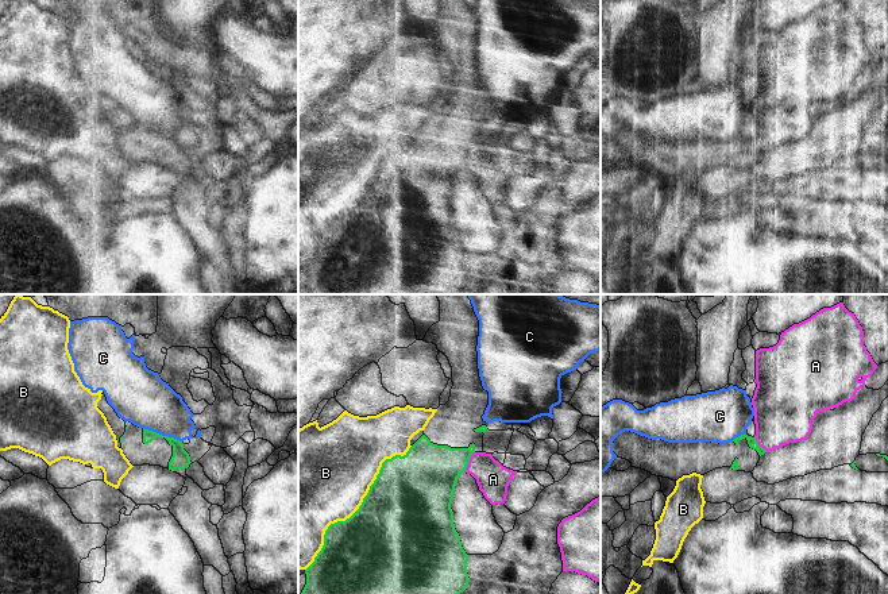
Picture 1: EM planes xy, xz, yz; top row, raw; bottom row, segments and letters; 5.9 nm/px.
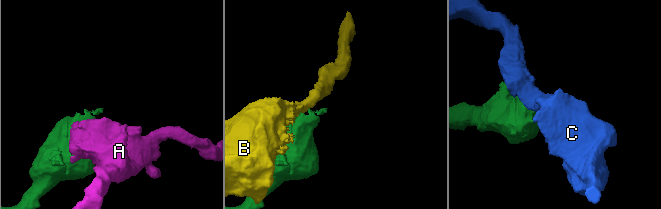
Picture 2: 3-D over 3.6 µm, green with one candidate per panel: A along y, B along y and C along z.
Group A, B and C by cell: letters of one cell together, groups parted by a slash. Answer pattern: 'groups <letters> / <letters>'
groups A / B / C

